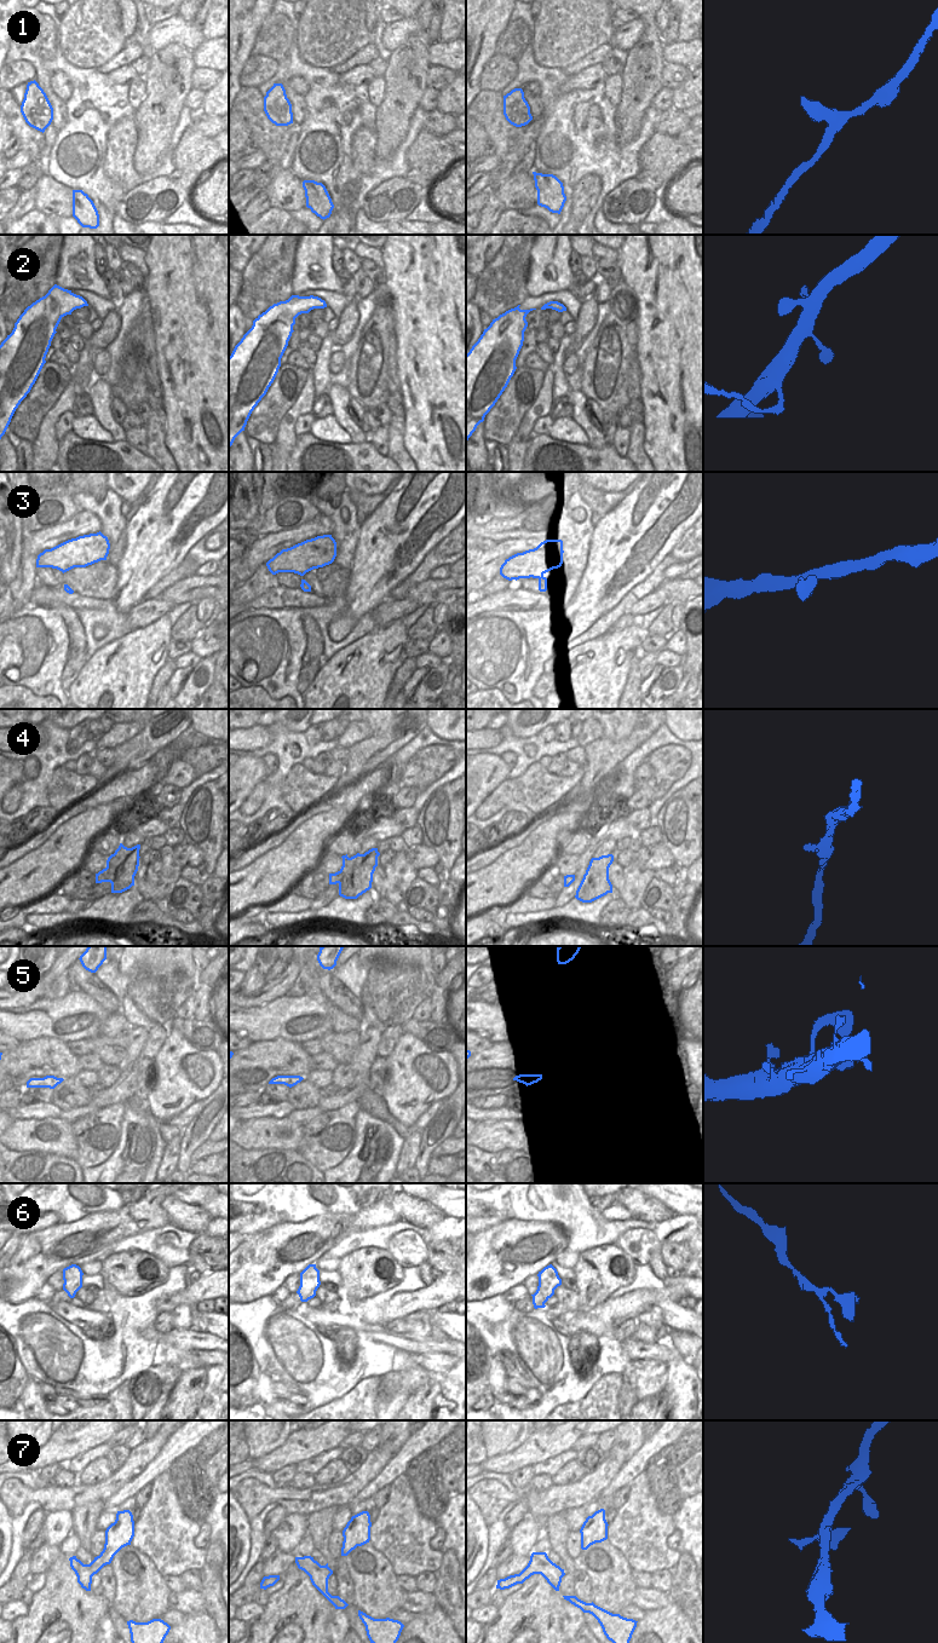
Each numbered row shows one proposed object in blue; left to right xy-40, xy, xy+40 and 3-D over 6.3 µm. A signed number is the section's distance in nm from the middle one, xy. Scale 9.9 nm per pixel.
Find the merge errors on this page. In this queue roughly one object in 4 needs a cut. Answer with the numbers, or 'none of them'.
none of them

